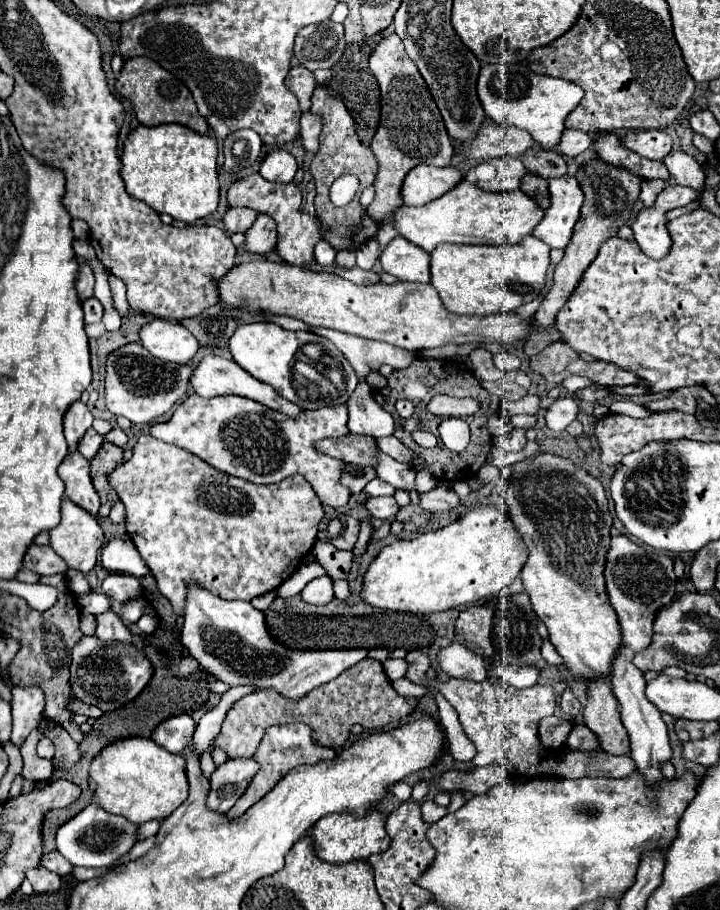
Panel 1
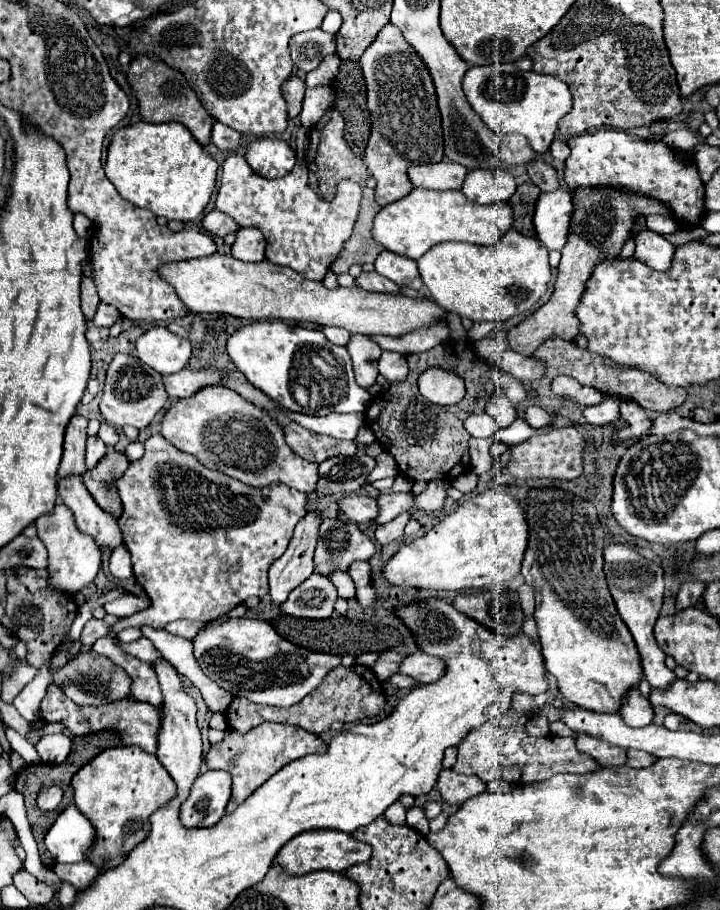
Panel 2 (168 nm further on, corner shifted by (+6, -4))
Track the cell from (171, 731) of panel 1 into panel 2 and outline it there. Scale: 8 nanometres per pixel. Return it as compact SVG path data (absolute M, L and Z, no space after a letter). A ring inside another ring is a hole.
M50 685L46 691L46 697L40 703L40 719L44 719L46 723L64 723L66 729L72 731L74 737L90 735L98 731L114 731L118 733L122 745L136 745L144 749L146 753L154 755L162 709L154 709L154 707L148 707L148 703L132 701L132 699L120 699L120 701L100 705L100 707L80 707L72 703L58 685Z

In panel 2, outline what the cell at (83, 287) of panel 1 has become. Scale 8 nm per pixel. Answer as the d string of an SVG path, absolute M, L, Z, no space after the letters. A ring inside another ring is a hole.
M84 277L84 281L82 281L82 311L84 311L84 315L86 315L88 321L94 319L98 303L100 303L100 297L98 297L96 285L92 283L92 279Z

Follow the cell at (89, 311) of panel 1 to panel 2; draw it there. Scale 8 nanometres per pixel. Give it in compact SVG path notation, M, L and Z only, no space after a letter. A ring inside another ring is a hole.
M100 303L98 311L96 311L96 317L94 317L92 323L98 325L98 327L112 327L118 319L120 319L120 311L116 307Z

